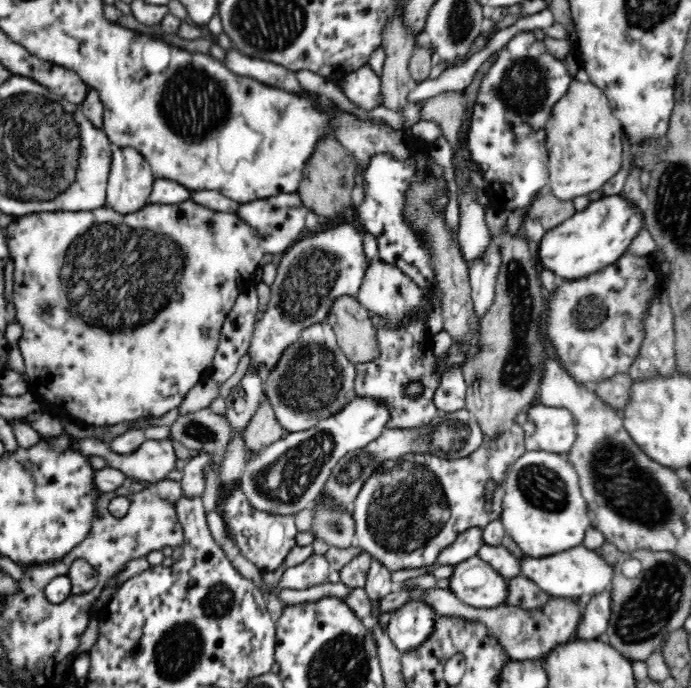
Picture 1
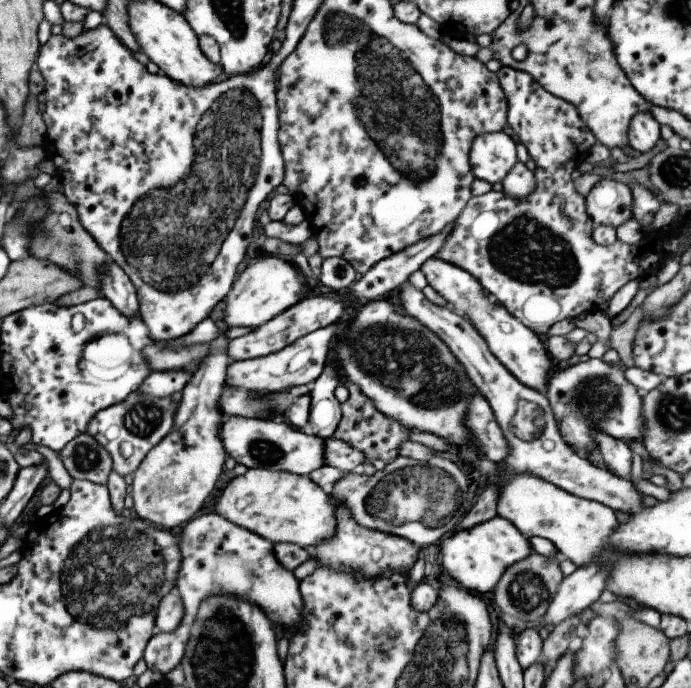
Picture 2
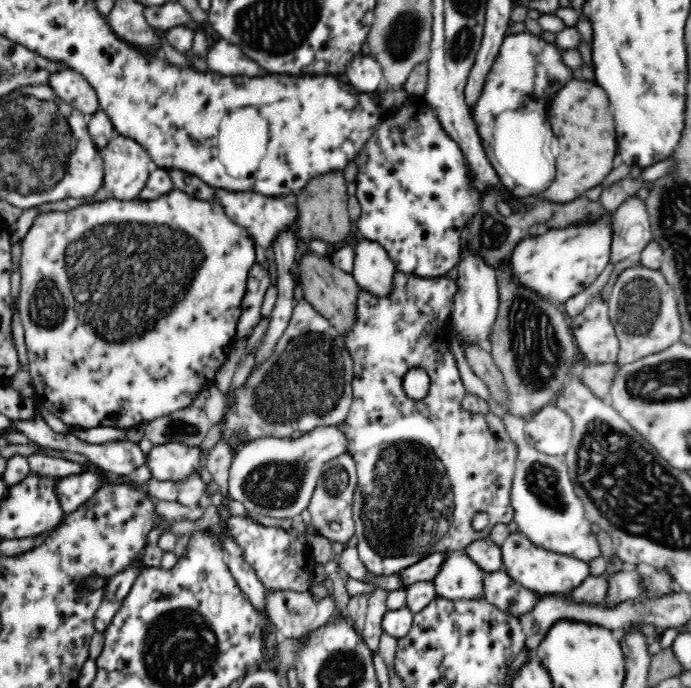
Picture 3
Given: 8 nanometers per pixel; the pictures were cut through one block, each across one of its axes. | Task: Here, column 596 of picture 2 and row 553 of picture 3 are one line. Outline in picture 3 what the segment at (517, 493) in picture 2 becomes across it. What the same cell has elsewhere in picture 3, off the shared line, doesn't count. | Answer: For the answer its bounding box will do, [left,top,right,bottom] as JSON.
[501,531,591,595]

